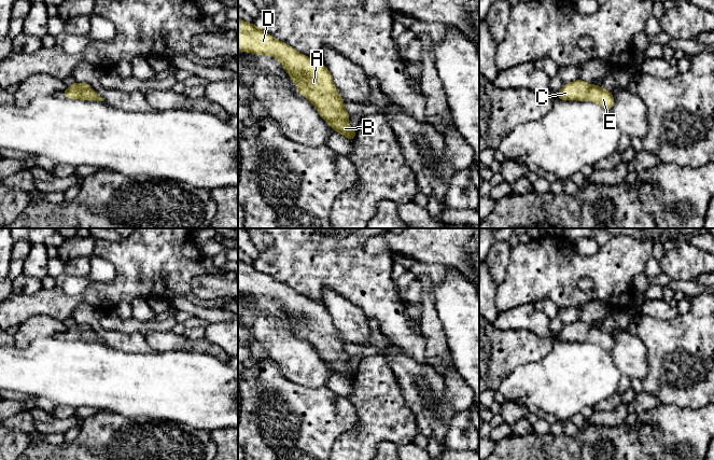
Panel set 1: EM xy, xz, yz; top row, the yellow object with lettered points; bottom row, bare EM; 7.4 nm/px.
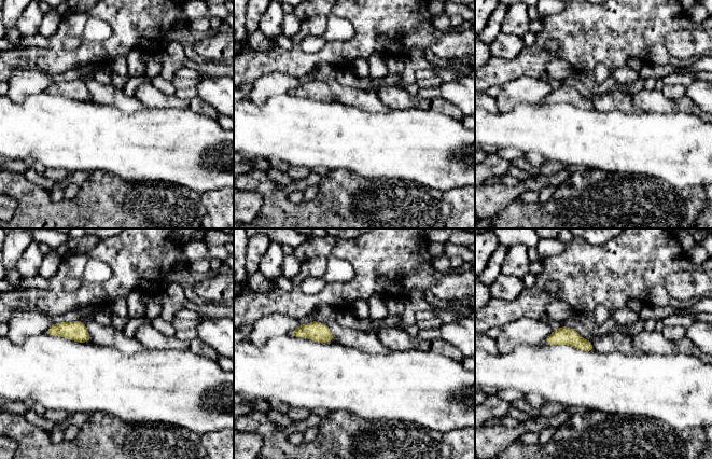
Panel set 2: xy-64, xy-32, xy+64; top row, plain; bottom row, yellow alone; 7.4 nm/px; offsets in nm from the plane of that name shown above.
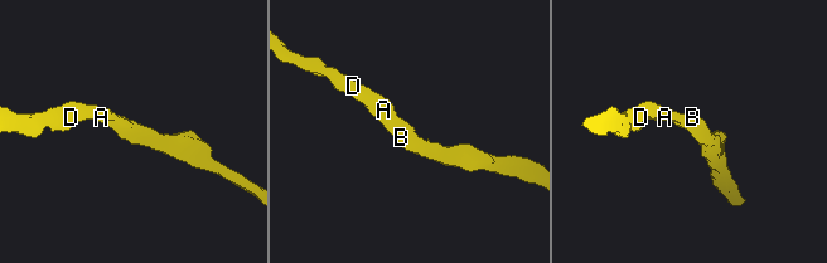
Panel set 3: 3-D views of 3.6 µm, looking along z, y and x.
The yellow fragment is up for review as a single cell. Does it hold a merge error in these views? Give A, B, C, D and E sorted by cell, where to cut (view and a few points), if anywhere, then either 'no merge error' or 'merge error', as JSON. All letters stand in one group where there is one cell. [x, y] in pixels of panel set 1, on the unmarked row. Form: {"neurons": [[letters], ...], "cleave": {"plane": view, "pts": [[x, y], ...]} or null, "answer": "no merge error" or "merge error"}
{"neurons": [["A", "B", "C", "D", "E"]], "cleave": null, "answer": "no merge error"}

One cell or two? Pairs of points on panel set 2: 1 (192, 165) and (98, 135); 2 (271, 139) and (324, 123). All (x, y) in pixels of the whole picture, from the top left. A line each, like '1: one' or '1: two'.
1: one
2: one

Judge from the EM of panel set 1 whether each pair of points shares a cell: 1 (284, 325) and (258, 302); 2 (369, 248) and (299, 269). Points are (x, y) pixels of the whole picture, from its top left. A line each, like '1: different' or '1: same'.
1: same
2: different

